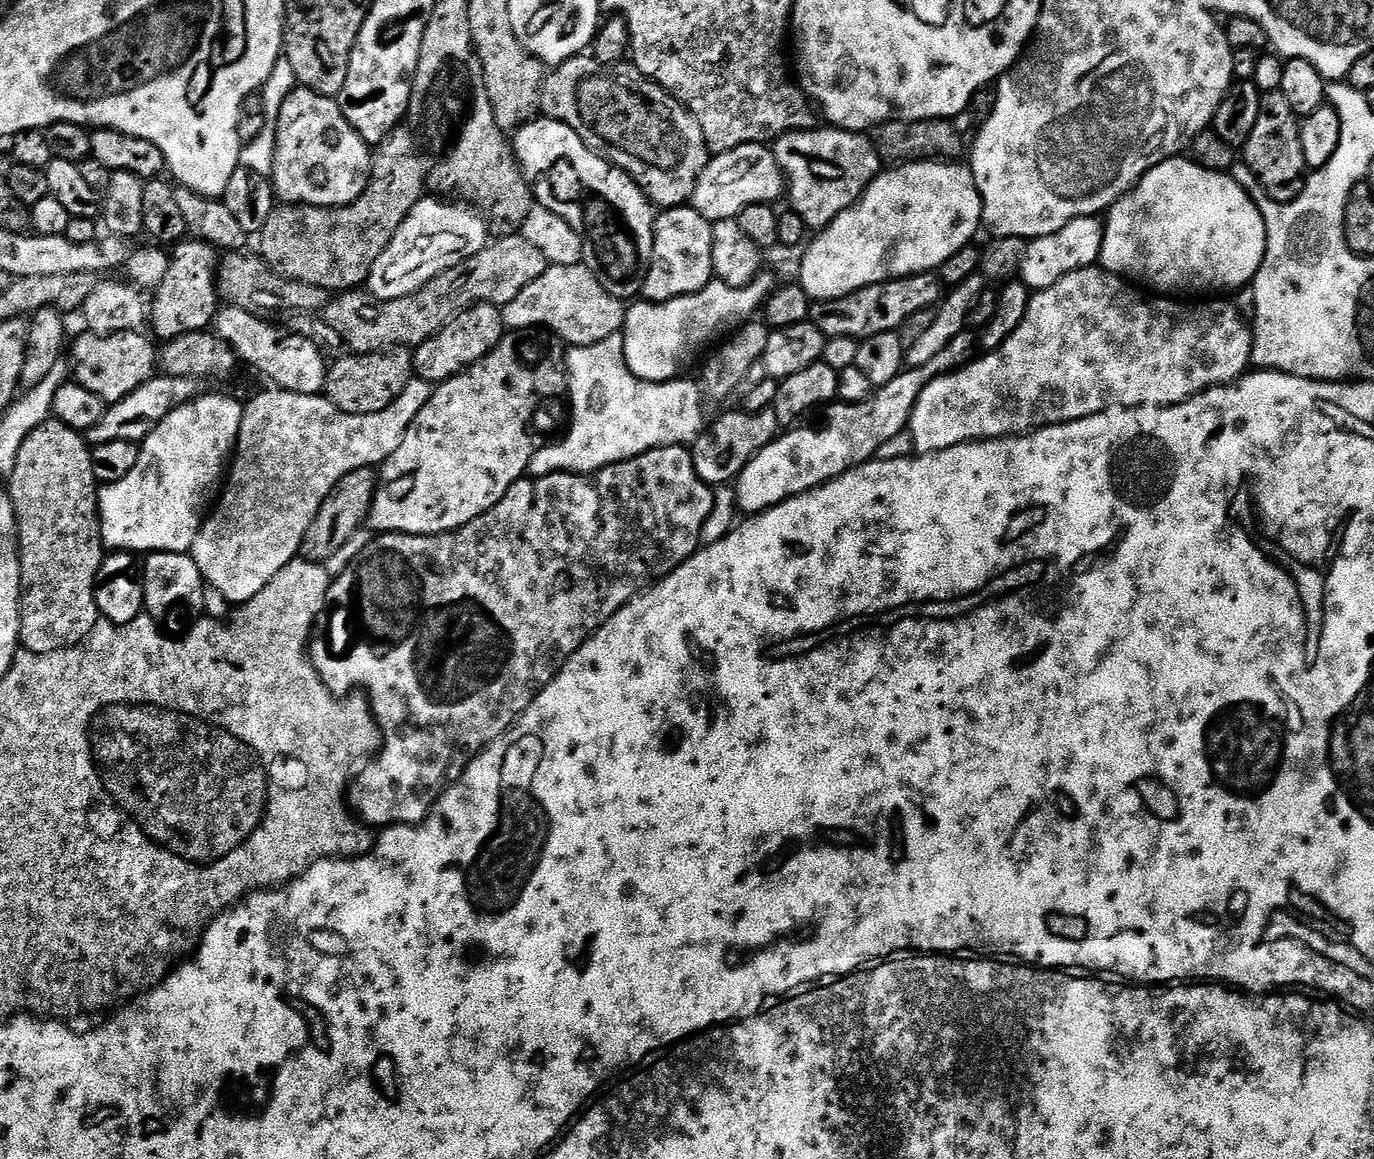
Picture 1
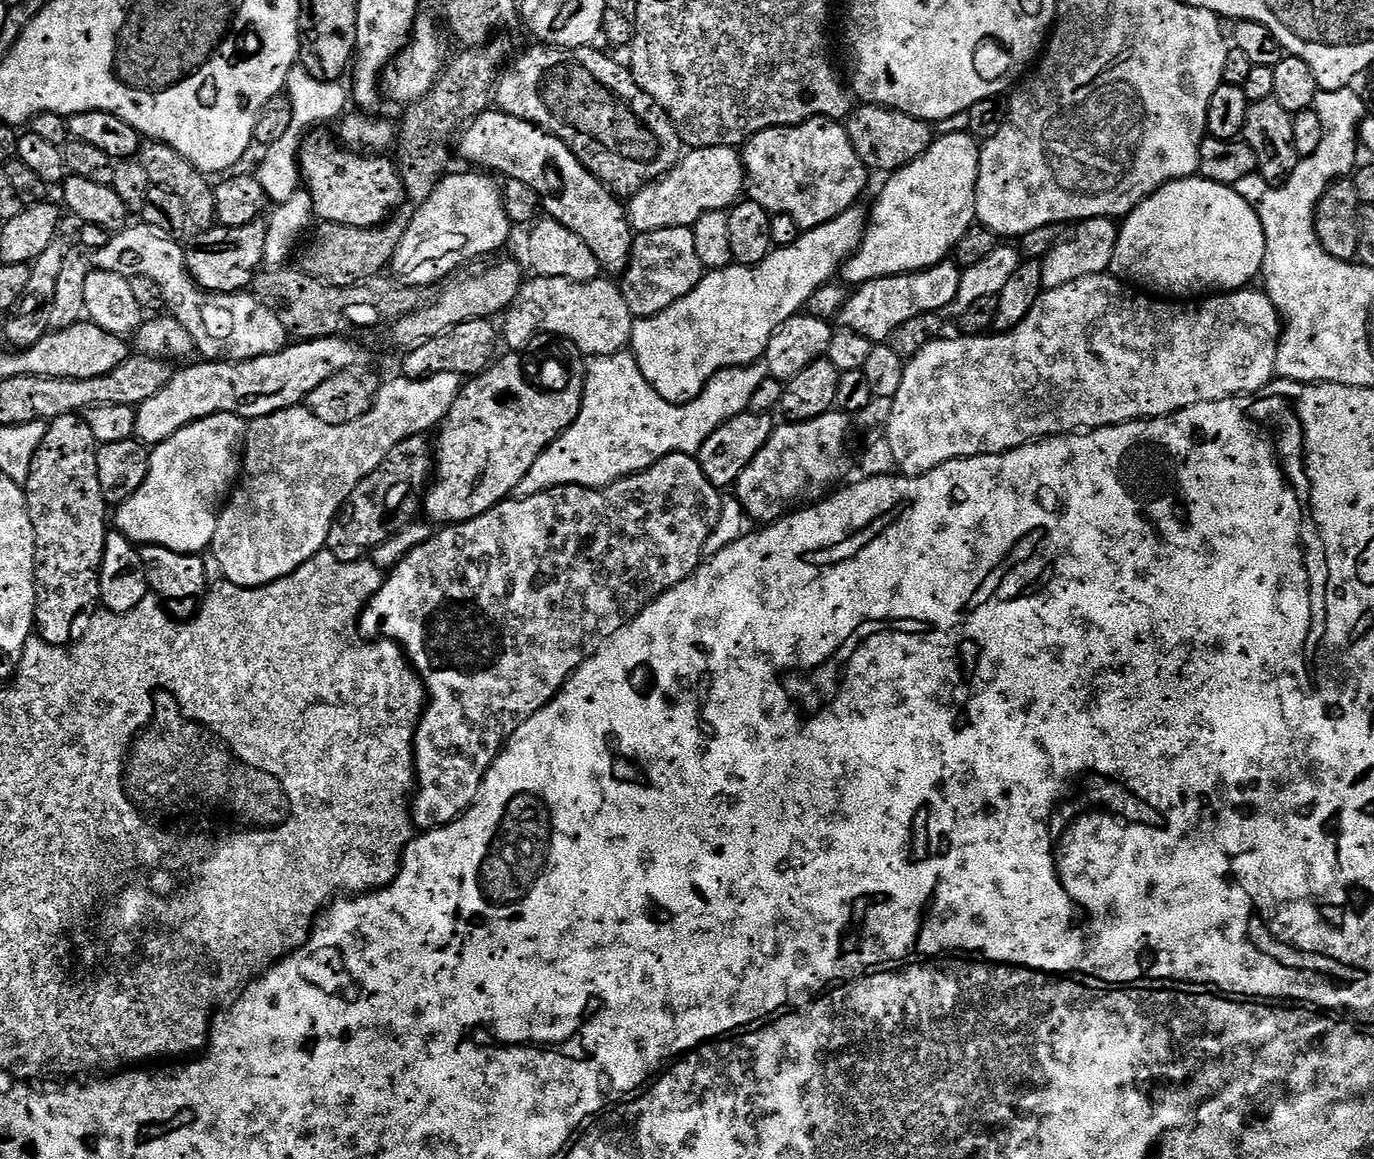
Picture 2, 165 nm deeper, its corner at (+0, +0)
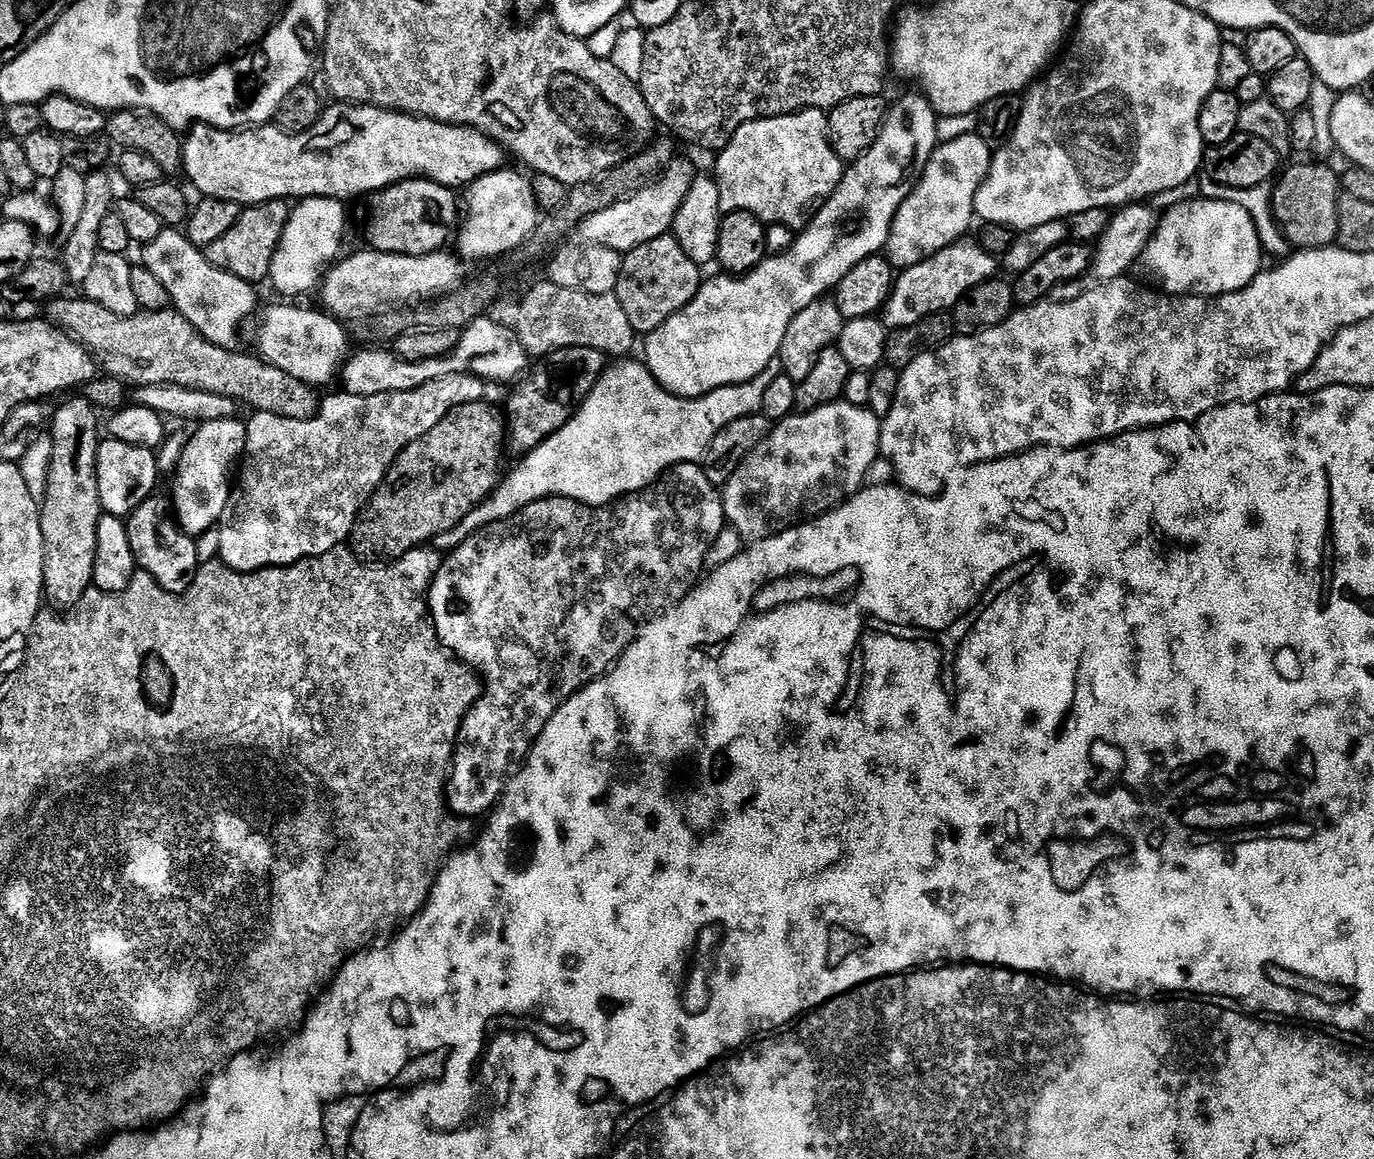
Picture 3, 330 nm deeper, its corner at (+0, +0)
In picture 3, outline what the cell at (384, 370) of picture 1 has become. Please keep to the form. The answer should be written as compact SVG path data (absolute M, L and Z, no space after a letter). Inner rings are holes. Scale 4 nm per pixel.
M87 298L80 300L56 300L48 308L47 319L56 327L73 336L84 345L98 361L99 367L109 376L124 381L128 386L139 387L182 387L192 391L205 391L206 394L222 395L241 405L249 404L256 412L269 412L286 419L308 420L320 409L321 397L316 397L317 389L310 384L303 384L298 378L286 374L267 364L259 355L247 356L244 350L233 350L212 344L198 333L175 310L158 312L137 311L134 316L114 318L110 310L98 306L98 302Z

